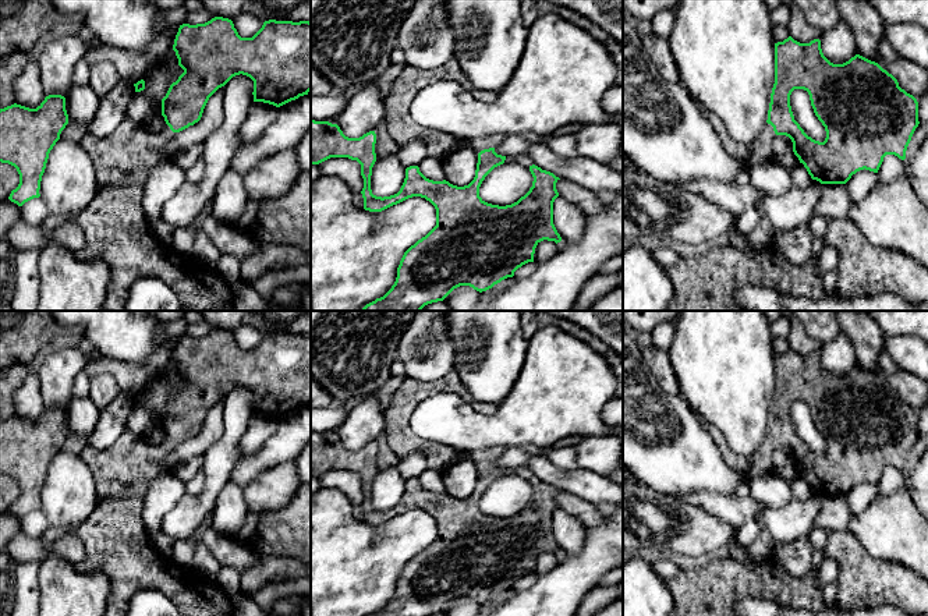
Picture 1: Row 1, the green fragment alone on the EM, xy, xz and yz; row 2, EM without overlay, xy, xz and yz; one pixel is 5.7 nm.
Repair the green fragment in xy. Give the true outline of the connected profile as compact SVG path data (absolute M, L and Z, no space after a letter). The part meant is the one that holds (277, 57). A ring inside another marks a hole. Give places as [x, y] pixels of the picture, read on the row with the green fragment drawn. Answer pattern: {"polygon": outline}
{"polygon": "M215 17L205 24L183 24L174 39L173 50L184 72L173 82L162 99L164 128L153 132L124 118L107 137L85 134L82 148L93 162L100 188L144 184L150 170L166 157L160 148L174 135L198 123L209 98L235 75L254 81L254 102L280 107L311 91L311 22L265 21L252 38L241 38L229 18Z"}

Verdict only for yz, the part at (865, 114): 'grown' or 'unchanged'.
grown

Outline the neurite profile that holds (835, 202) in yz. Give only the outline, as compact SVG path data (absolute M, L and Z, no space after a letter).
M822 184L814 216L844 217L850 205L846 184Z

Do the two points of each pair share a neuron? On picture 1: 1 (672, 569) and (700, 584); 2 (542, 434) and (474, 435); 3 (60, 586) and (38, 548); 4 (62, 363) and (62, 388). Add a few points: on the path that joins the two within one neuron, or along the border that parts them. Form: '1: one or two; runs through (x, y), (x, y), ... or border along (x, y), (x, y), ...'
1: two; border along (680, 569), (665, 580)
2: one; runs through (526, 429), (491, 429)
3: two; border along (41, 560), (56, 553), (74, 565)
4: one; runs through (62, 368), (62, 382)

